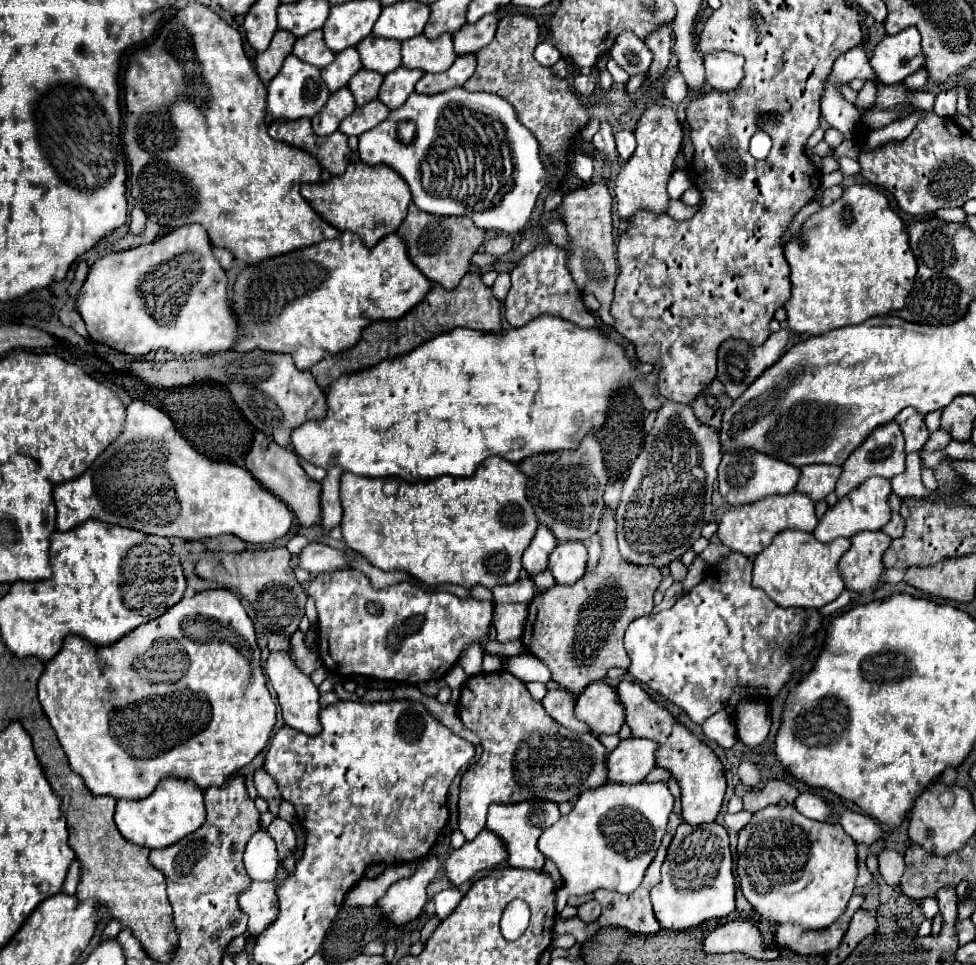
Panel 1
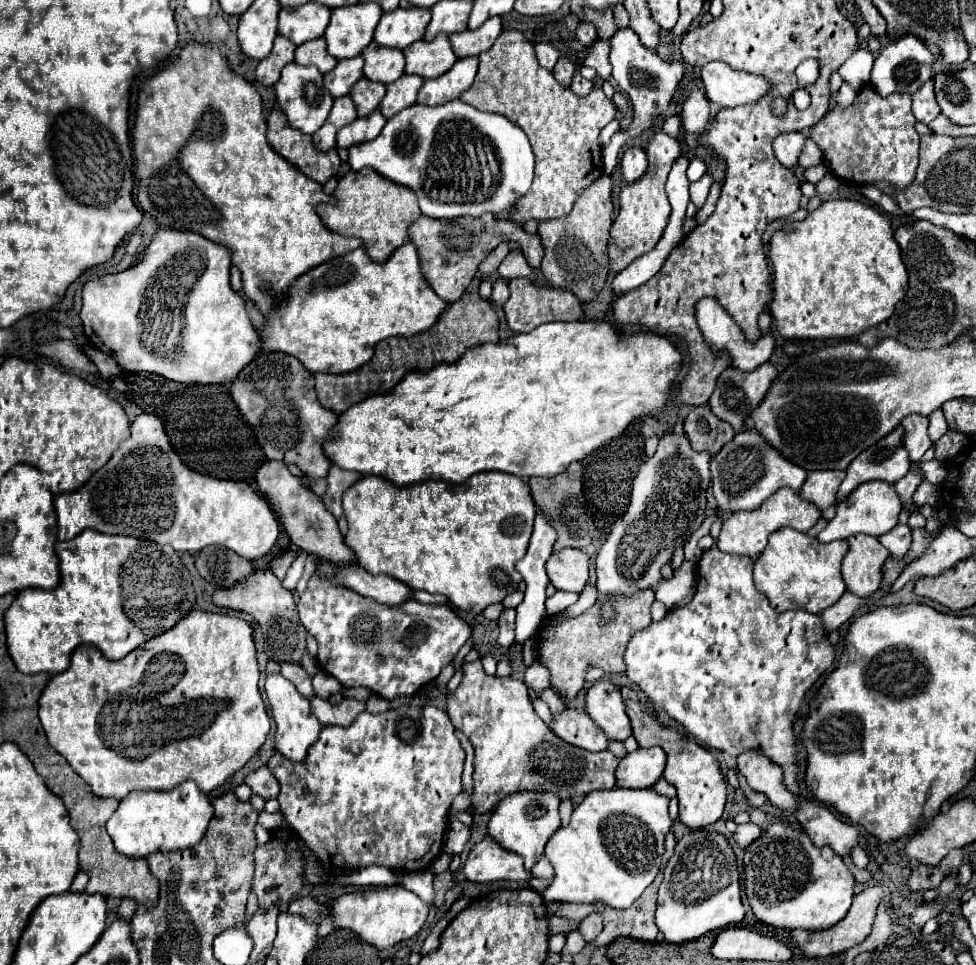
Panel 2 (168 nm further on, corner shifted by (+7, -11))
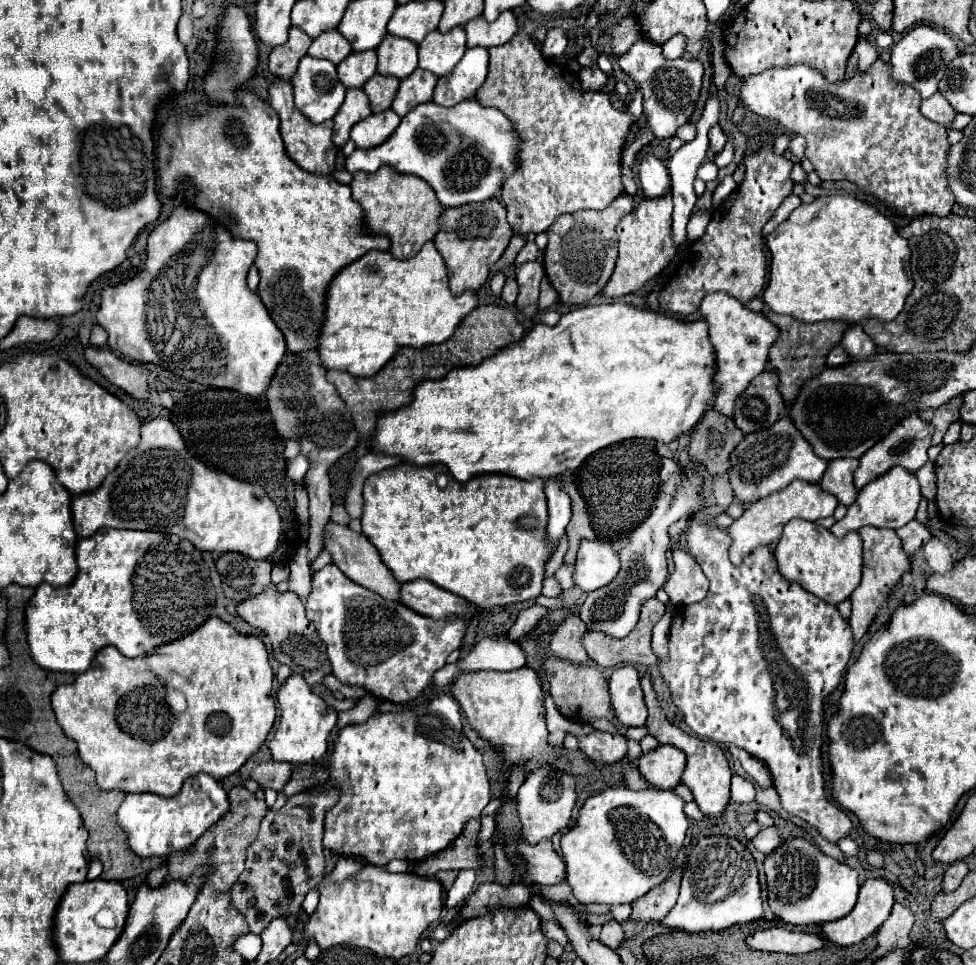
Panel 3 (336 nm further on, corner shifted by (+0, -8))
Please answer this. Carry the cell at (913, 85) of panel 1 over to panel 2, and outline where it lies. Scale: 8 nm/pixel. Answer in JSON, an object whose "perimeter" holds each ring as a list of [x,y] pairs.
{"perimeter":[[[927,81],[915,95],[913,95],[913,115],[921,123],[931,123],[941,113],[935,93],[933,93],[933,81]]]}

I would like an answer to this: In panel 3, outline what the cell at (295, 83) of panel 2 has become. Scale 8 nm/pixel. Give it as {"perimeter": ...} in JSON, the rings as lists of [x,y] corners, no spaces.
{"perimeter":[[[304,56],[290,82],[294,86],[296,108],[312,122],[326,122],[334,118],[344,102],[346,88],[338,82],[336,66],[330,60]]]}

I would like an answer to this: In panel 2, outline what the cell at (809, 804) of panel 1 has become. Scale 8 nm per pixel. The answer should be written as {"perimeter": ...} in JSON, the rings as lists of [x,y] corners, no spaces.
{"perimeter":[[[743,753],[737,757],[737,771],[747,779],[749,787],[753,791],[759,791],[763,795],[767,795],[767,799],[777,805],[777,807],[793,807],[797,805],[797,797],[793,797],[785,785],[781,783],[781,771],[777,769],[777,765],[765,761],[765,757],[761,757],[759,753]]]}

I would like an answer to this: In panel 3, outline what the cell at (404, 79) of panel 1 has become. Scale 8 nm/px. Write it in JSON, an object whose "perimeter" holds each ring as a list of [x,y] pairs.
{"perimeter":[[[416,68],[408,78],[404,78],[400,82],[398,94],[396,94],[394,102],[392,102],[392,110],[398,116],[404,116],[416,104],[432,100],[432,92],[434,92],[436,82],[438,82],[438,78],[434,74],[428,74],[426,70]]]}

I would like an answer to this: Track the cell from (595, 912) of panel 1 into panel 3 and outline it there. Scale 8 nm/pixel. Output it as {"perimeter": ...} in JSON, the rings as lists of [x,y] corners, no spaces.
{"perimeter":[[[608,920],[604,926],[602,926],[602,932],[600,932],[600,942],[606,944],[608,948],[618,948],[620,942],[624,938],[624,930],[622,926],[616,922],[616,920]]]}

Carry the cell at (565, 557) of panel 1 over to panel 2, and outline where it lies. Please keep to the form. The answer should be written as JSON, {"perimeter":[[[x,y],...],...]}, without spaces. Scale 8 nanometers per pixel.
{"perimeter":[[[561,549],[555,551],[547,561],[549,581],[561,591],[581,593],[589,581],[591,557],[581,549]]]}

